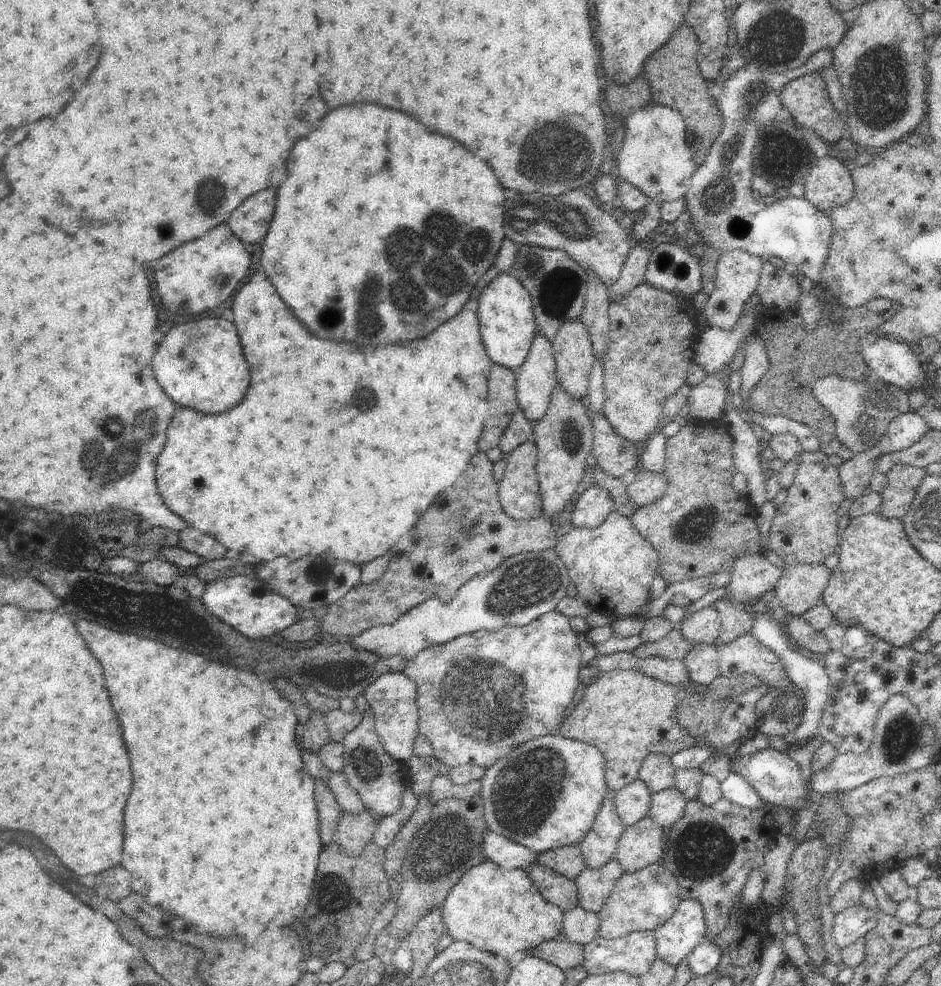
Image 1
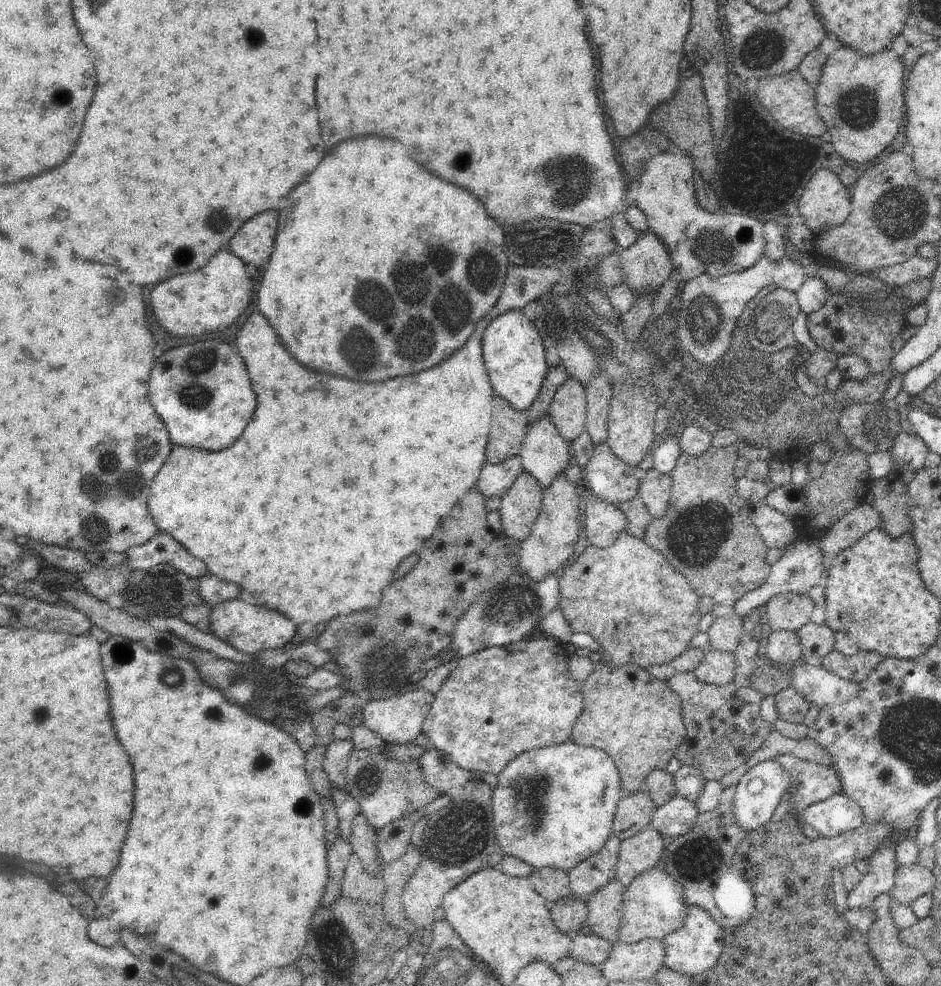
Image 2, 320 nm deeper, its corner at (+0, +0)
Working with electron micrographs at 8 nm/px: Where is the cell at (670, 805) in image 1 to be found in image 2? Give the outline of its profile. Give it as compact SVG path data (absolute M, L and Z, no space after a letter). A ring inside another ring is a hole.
M675 795L672 800L657 808L650 825L664 838L676 839L692 830L698 814L698 808L693 801Z

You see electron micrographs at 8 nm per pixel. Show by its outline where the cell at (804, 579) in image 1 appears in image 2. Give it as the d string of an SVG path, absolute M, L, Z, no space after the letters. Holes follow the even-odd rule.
M786 592L770 596L766 606L767 629L790 630L798 633L808 622L818 617L816 603L808 594Z

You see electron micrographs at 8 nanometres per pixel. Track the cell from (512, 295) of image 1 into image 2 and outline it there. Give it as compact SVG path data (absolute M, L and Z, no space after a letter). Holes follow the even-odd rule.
M523 310L496 316L483 335L483 360L494 394L508 400L519 412L527 412L542 389L549 365L542 338Z

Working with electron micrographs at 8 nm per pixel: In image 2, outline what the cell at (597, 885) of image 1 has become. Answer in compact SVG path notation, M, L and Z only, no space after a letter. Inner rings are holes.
M612 878L588 898L586 929L606 940L610 939L613 944L618 941L624 890L622 882Z

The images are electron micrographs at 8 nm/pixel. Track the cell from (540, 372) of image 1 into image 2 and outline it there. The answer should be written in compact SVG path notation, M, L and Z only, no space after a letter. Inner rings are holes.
M548 414L536 418L532 426L528 423L527 429L519 453L523 471L532 474L546 490L560 472L567 472L568 465L573 462L570 444L562 438Z

